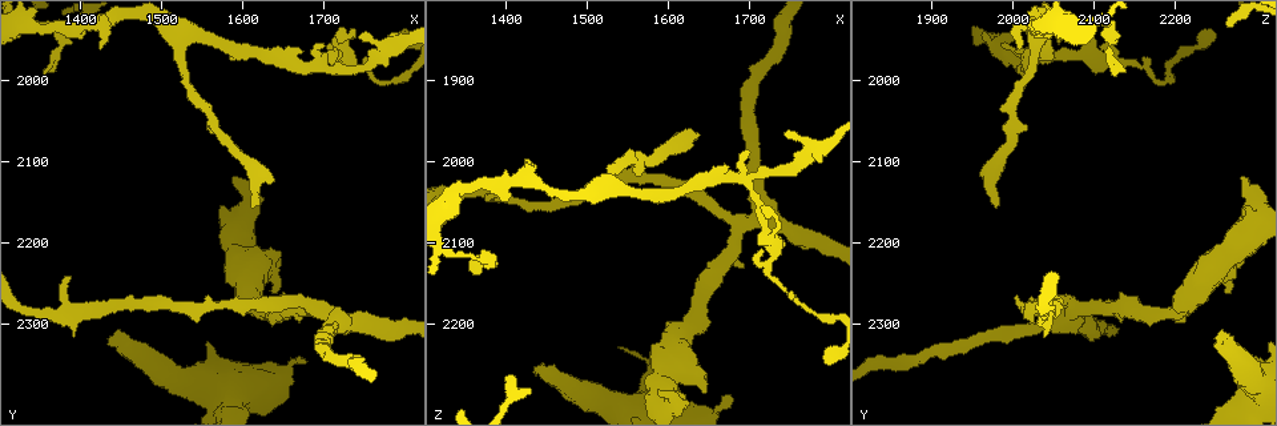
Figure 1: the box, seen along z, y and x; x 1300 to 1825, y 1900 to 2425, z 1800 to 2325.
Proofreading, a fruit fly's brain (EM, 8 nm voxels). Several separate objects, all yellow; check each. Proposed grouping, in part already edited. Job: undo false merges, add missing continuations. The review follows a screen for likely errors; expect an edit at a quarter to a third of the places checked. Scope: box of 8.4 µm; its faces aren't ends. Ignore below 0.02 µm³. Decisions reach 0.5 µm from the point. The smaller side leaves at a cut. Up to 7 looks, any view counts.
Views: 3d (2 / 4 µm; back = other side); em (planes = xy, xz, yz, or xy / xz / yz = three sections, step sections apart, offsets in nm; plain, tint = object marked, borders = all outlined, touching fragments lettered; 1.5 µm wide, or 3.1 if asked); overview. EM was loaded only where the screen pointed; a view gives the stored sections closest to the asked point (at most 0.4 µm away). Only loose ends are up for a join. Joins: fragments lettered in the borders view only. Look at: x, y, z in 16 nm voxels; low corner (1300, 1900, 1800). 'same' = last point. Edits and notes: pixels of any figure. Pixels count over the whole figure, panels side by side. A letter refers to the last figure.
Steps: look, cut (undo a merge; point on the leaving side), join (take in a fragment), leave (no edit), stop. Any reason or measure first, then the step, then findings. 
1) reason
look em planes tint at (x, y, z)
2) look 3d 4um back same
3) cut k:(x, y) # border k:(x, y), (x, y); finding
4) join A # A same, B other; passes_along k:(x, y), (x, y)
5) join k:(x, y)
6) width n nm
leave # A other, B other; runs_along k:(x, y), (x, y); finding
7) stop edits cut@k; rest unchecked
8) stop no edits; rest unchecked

free end
look em yz step 4 borders at (1645, 2220, 2285)

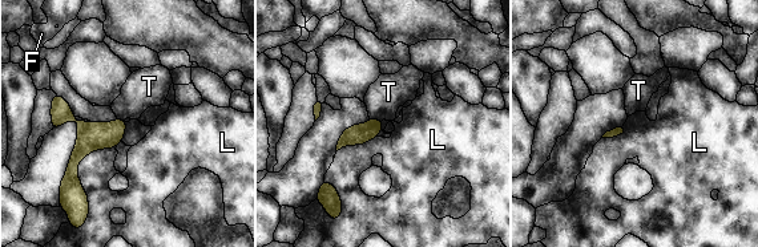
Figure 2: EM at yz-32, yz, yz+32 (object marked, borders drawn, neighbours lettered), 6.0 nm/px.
look em planes borders same

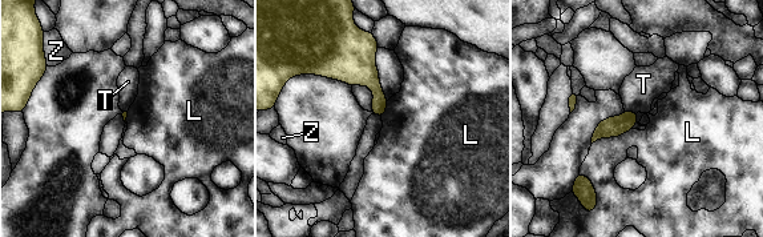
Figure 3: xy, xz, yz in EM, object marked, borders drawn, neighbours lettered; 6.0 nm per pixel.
leave # L other, T other, Z other; border 3:(632, 128), (592, 144); no lettered fragment goes on from it

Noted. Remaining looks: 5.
stops while still wide
look 3d 2um at (1435, 2325, 2255)

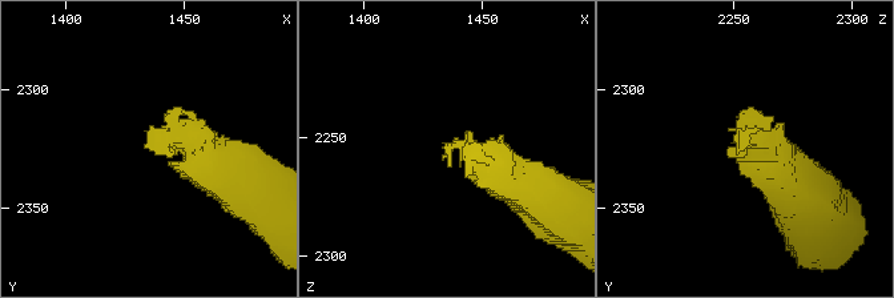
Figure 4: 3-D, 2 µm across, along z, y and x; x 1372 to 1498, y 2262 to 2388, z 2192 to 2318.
look em planes borders at (1435, 2324, 2257)

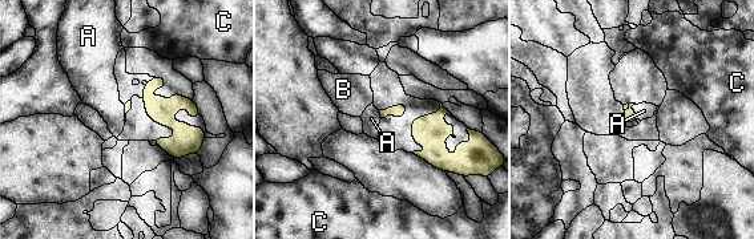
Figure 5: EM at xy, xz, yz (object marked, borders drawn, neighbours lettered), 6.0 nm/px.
join A # A same, B other, C other; passes_along 5:(629, 114), (634, 116), (644, 110); the neuron continues

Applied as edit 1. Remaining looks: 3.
long arm stops here
look em planes tint at (1605, 2160, 1980)

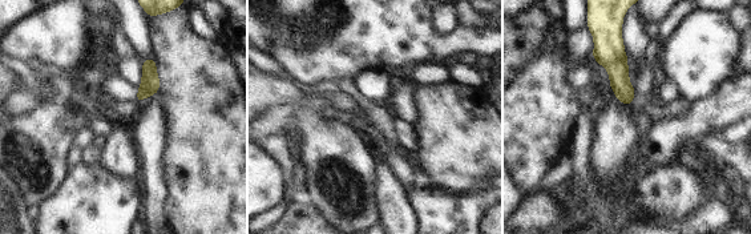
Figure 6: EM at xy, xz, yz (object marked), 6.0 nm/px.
see the neighbours
look em planes borders same

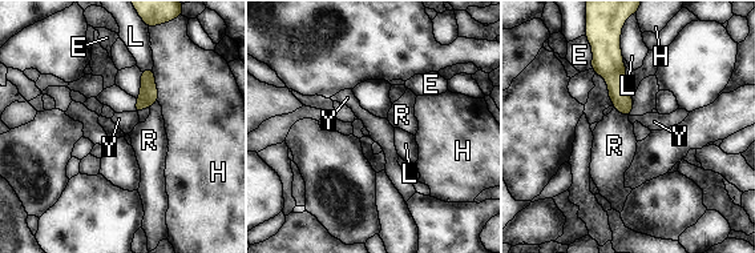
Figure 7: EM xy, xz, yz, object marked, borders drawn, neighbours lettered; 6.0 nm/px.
longest_contact H 200 nm
join R # E other, H other, L other, R same, Y other; passes_along 7:(614, 73), (621, 113), (614, 145); the neuron continues

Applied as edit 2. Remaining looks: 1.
stop edits join@5, join@7; rest unchecked

